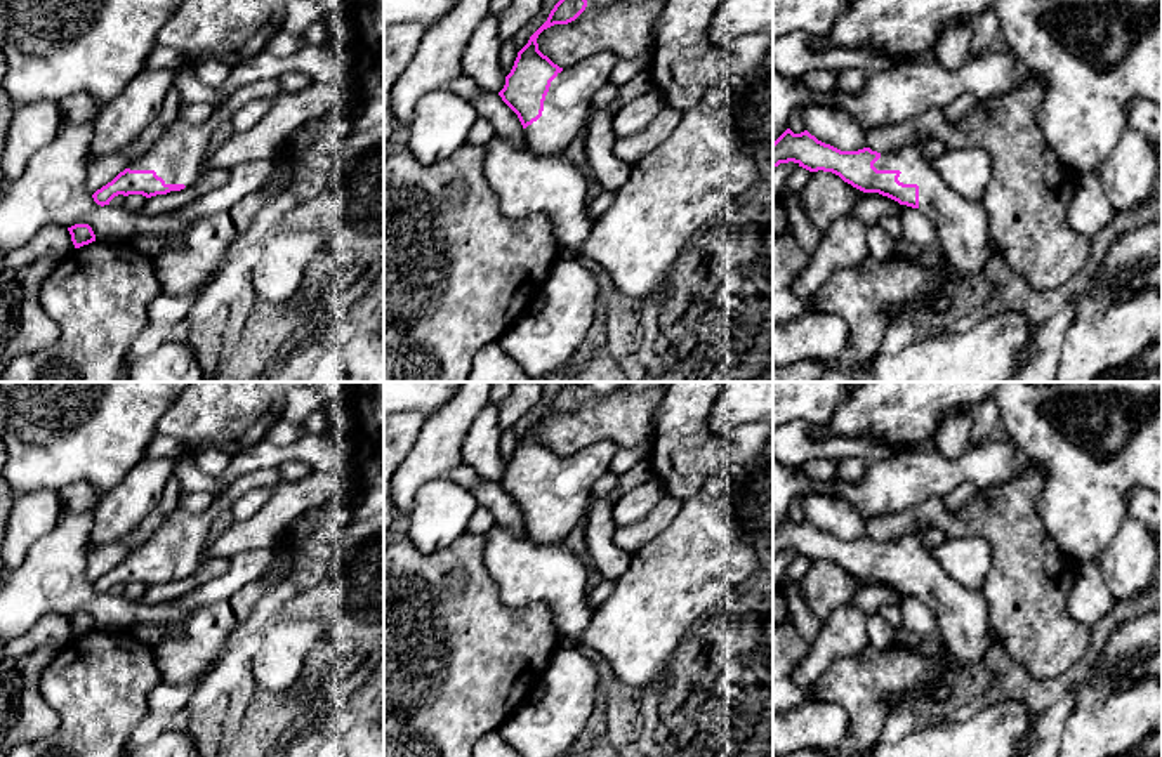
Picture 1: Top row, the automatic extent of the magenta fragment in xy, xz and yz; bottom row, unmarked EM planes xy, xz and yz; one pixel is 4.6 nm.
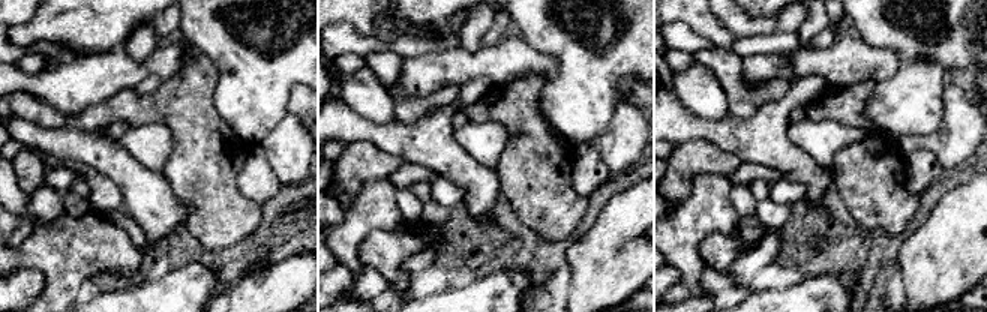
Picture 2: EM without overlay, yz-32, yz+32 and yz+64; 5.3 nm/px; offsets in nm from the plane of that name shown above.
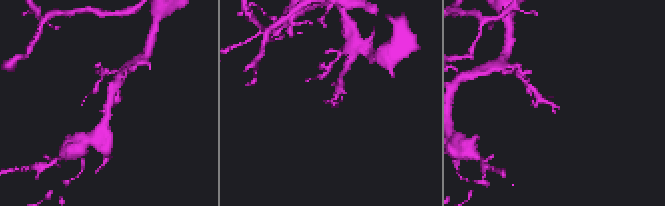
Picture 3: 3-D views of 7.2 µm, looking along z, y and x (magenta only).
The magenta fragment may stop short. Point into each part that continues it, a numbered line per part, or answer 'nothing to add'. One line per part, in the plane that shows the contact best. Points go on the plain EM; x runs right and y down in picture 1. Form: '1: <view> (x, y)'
1: yz (964, 624)

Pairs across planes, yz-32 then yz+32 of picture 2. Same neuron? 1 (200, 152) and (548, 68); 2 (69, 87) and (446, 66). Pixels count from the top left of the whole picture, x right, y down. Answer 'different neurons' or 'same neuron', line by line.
1: different neurons
2: same neuron

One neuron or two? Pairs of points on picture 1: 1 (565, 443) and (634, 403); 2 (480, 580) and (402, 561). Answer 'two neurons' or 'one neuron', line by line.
1: one neuron
2: one neuron

